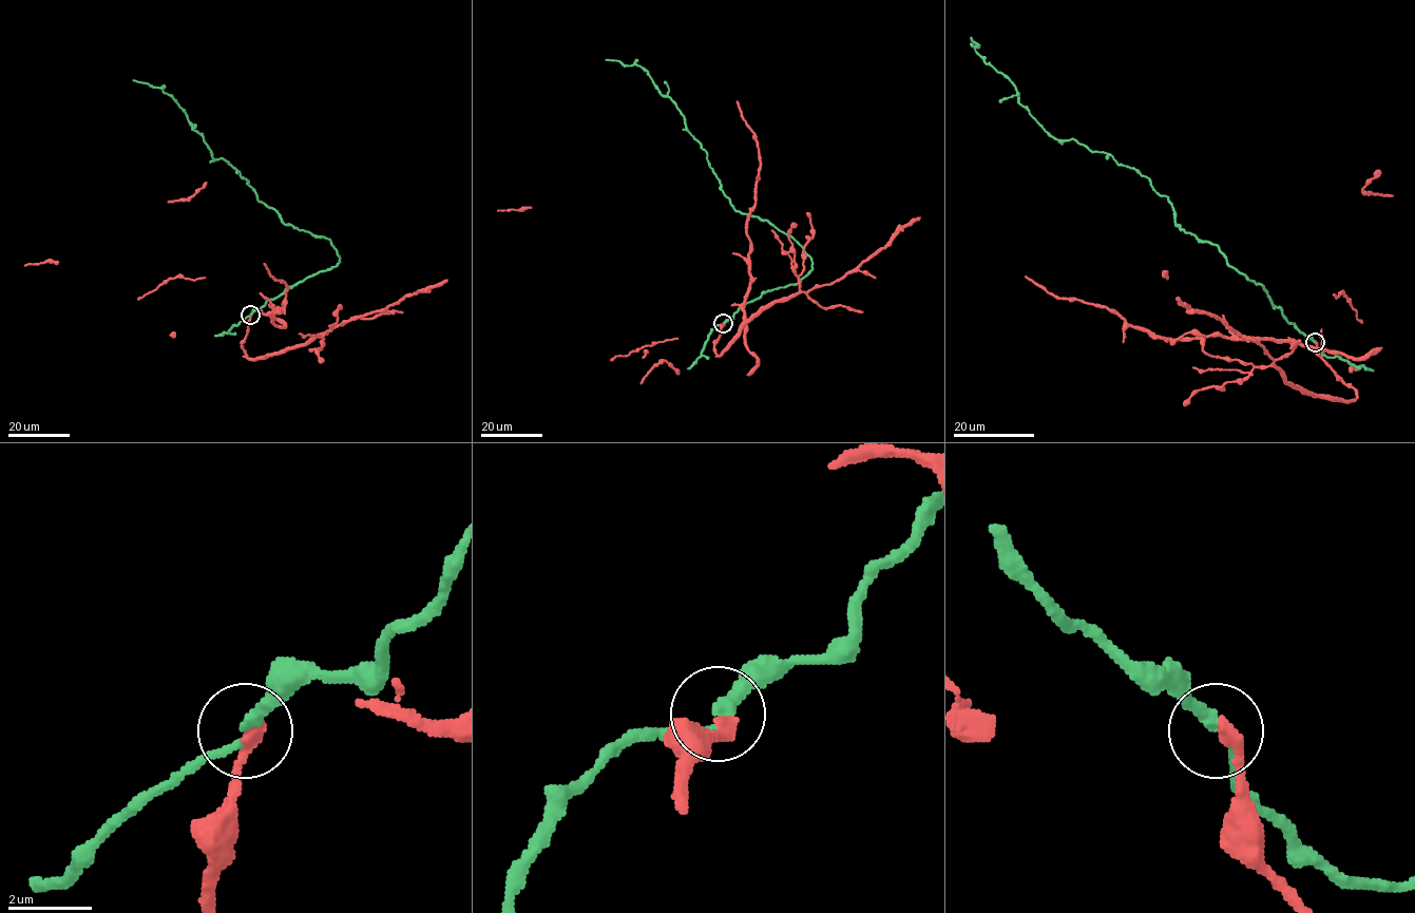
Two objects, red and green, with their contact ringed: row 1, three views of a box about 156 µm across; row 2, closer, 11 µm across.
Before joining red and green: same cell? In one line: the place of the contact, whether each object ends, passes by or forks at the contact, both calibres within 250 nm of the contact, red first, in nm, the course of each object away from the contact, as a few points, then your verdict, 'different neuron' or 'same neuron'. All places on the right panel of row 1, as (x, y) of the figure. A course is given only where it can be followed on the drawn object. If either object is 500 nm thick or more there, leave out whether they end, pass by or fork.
(1315, 342) | red ends | green passes by | 360/240 nm | red via (1315, 343), (1355, 399), (1322, 398), (1289, 384), (1259, 343), (1176, 298) | green via (1315, 343), (1216, 245), (1176, 225), (1170, 203), (1147, 177), (1110, 154), (1052, 137), (970, 37) | different neuron

